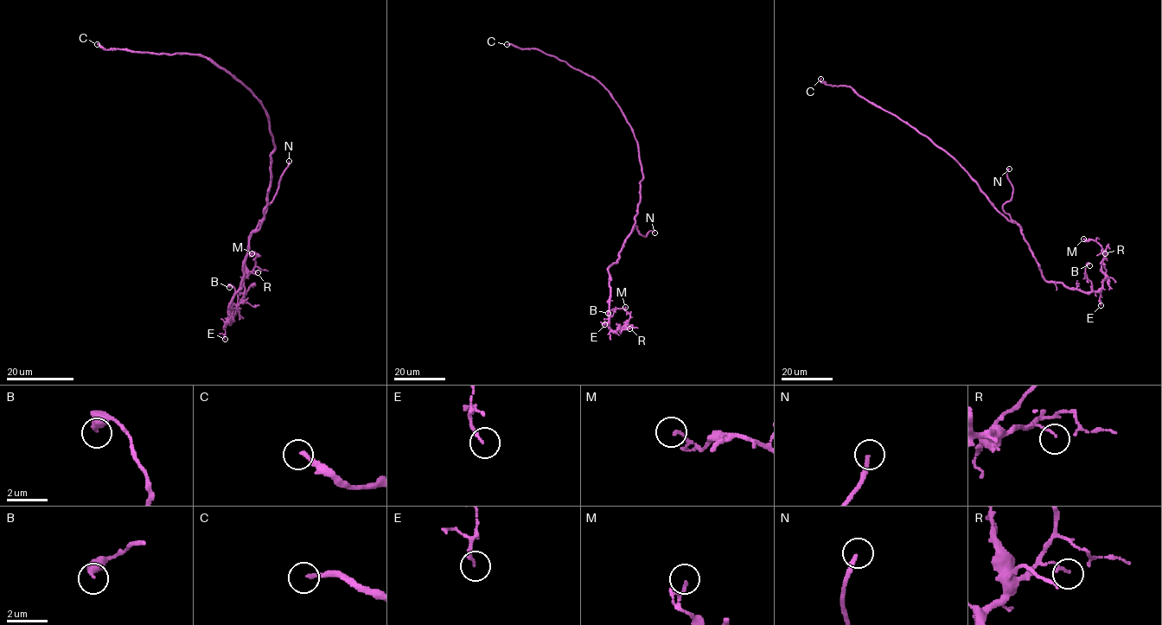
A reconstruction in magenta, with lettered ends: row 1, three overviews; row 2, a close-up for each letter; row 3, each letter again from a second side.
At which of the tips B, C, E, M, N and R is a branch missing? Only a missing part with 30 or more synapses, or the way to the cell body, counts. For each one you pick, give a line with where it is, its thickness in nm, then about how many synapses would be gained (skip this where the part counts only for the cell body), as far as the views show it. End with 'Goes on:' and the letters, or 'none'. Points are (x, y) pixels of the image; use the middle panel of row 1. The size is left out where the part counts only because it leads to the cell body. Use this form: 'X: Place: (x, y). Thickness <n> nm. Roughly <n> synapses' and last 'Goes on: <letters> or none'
C: Place: (507, 44). Thickness 190 nm. Roughly 170 synapses
N: Place: (654, 232). Thickness 200 nm
Goes on: C, N

